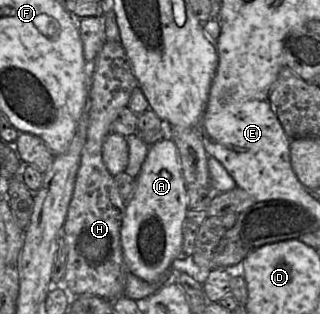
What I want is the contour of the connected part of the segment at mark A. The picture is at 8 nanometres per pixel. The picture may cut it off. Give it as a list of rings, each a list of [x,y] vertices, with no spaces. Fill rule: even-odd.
[[[163,138],[149,147],[148,154],[136,178],[136,190],[125,209],[120,241],[127,271],[146,282],[155,282],[178,259],[183,242],[183,224],[188,211],[187,183],[182,176],[178,150],[171,139]]]

